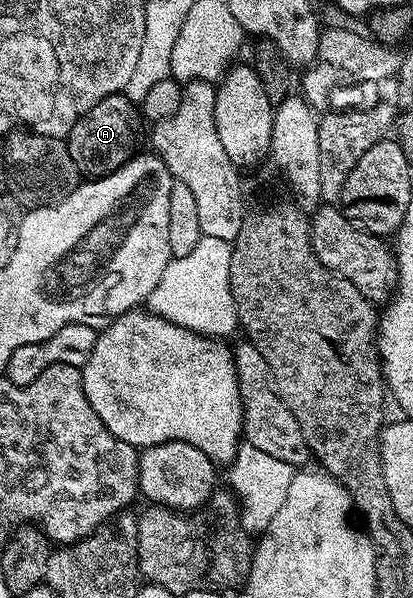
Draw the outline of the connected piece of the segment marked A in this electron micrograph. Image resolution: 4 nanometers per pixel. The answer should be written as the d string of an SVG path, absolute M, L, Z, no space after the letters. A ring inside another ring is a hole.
M125 95L102 98L98 106L82 114L82 118L78 118L78 122L74 122L74 126L69 130L66 143L70 150L70 158L74 158L85 177L108 176L137 155L136 143L140 140L140 124L142 125L142 116L137 105Z

